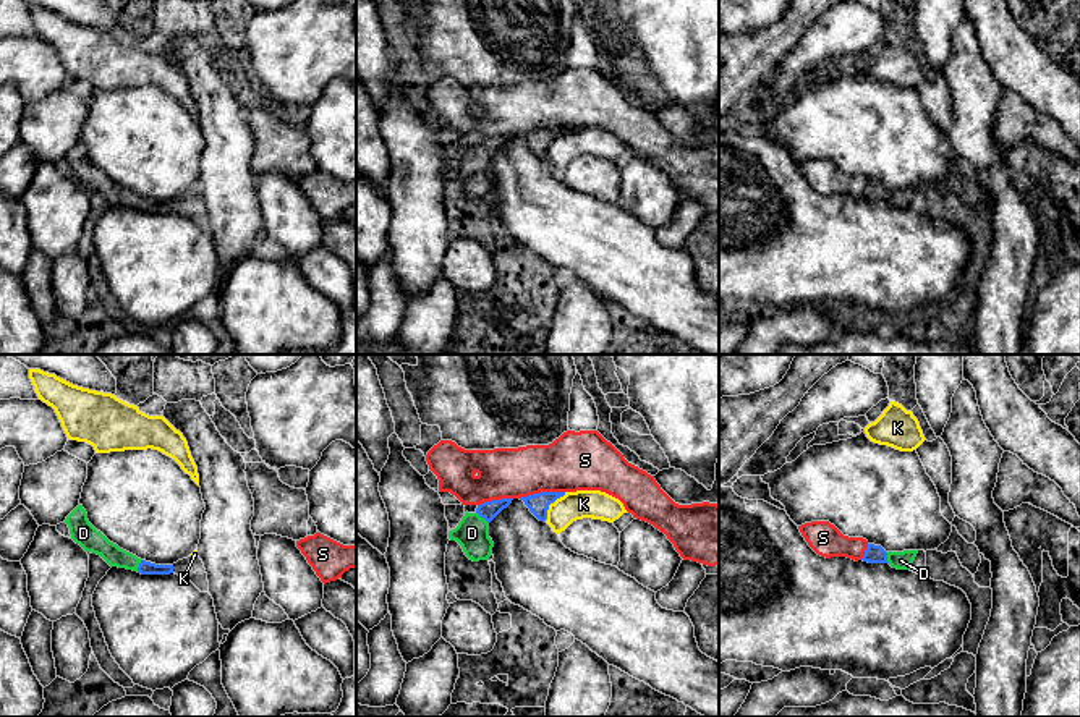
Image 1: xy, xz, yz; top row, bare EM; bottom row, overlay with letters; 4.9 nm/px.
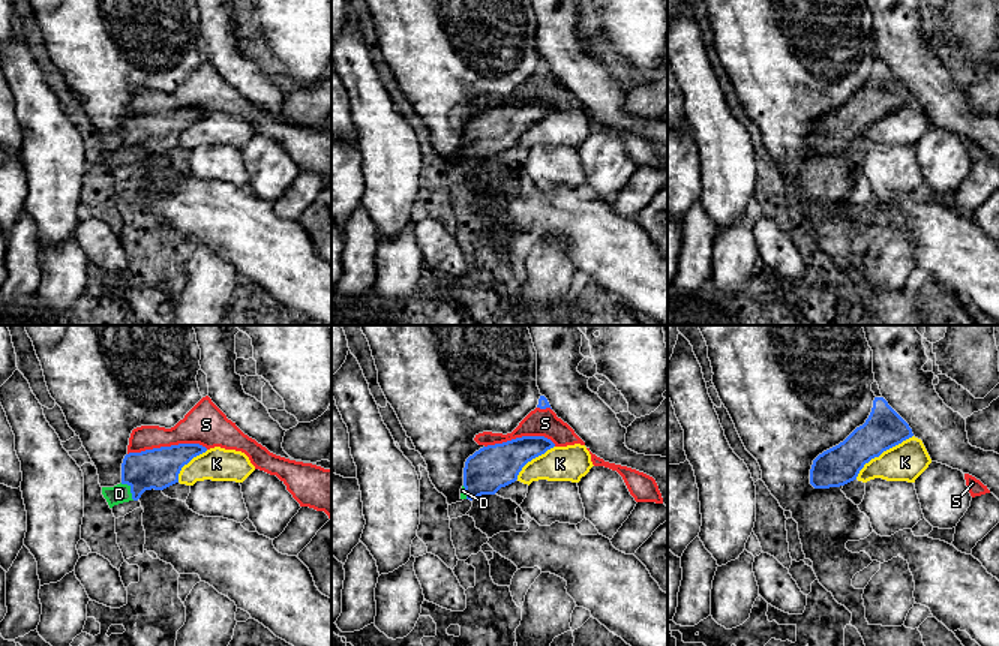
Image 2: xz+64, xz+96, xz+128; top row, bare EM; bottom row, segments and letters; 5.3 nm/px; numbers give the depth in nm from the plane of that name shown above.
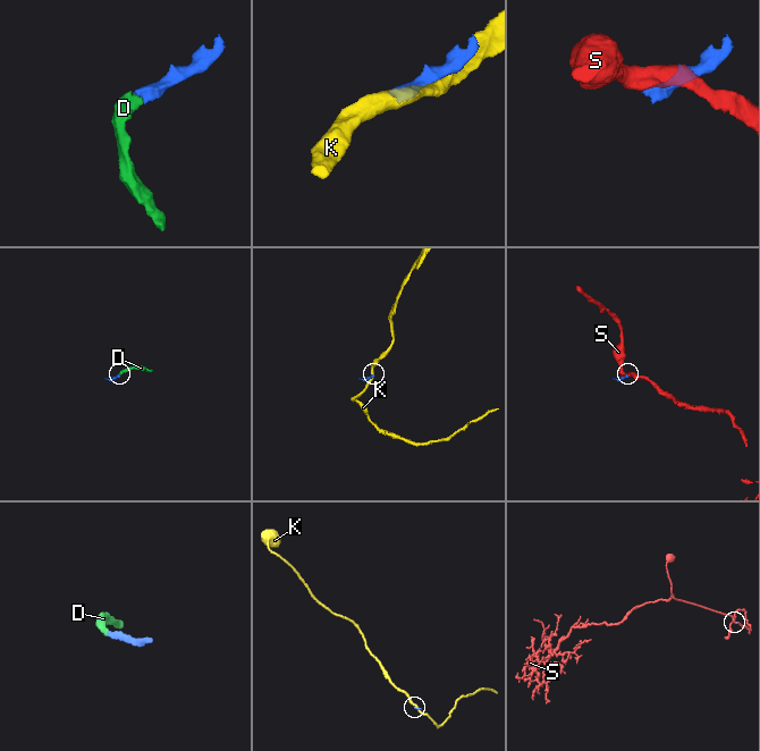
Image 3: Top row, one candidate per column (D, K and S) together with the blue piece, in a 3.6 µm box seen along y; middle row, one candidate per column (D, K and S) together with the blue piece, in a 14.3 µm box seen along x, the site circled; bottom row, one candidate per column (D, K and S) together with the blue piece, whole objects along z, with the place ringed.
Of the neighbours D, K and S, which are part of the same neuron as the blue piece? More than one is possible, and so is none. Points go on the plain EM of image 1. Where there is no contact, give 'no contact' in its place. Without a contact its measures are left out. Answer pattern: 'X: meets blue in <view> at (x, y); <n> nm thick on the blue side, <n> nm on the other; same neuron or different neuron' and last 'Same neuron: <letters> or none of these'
D: meets blue in xz at (483, 154); 90 nm thick on the blue side, 160 nm on the other; same neuron
K: meets blue in xz at (549, 141); 110 nm thick on the blue side, 140 nm on the other; different neuron
S: meets blue in xz at (541, 130); 110 nm thick on the blue side, 280 nm on the other; different neuron
Same neuron: D

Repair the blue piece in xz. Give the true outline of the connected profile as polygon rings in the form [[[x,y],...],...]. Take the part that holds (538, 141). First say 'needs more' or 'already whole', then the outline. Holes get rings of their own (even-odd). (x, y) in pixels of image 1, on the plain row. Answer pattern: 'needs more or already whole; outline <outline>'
already whole; outline [[[539,129],[528,134],[520,134],[520,138],[525,139],[525,142],[529,146],[529,149],[539,157],[547,157],[547,147],[549,142],[554,141],[557,136],[563,134],[565,129]]]

